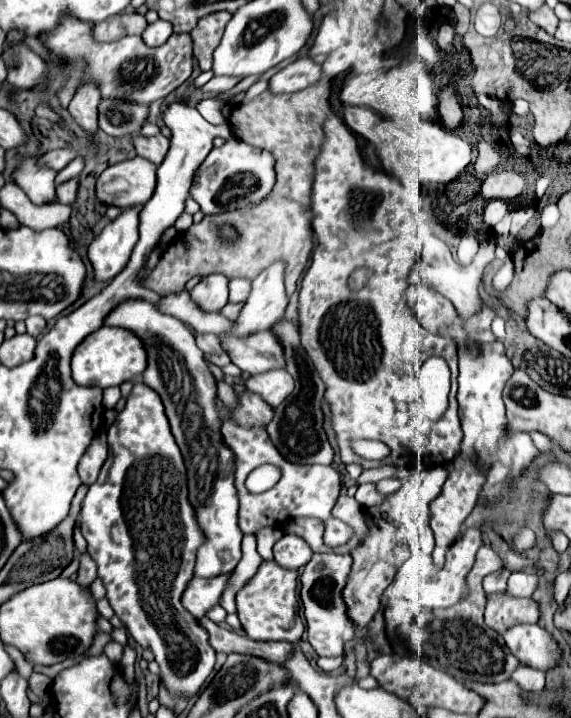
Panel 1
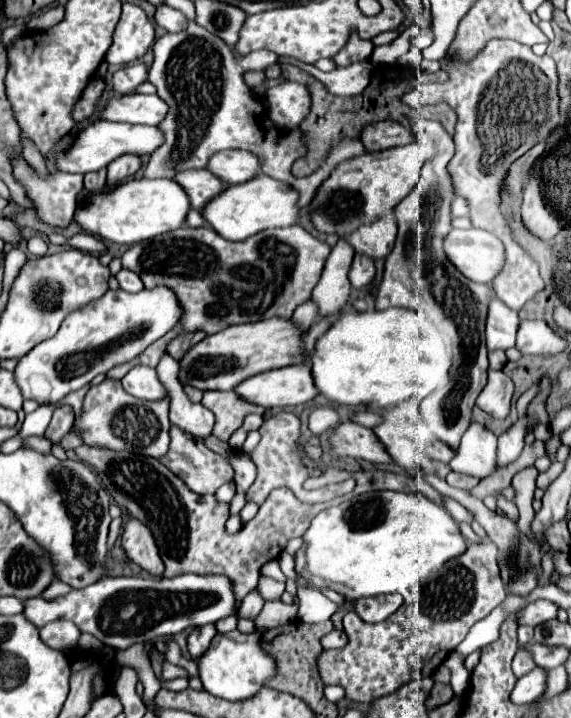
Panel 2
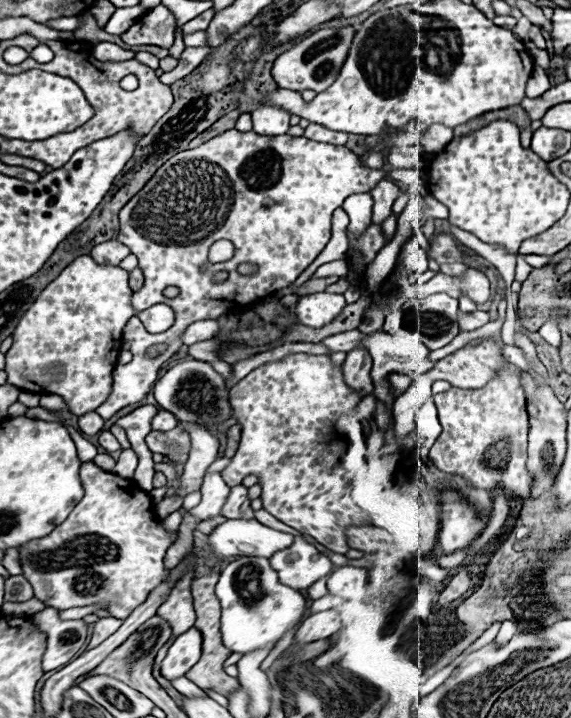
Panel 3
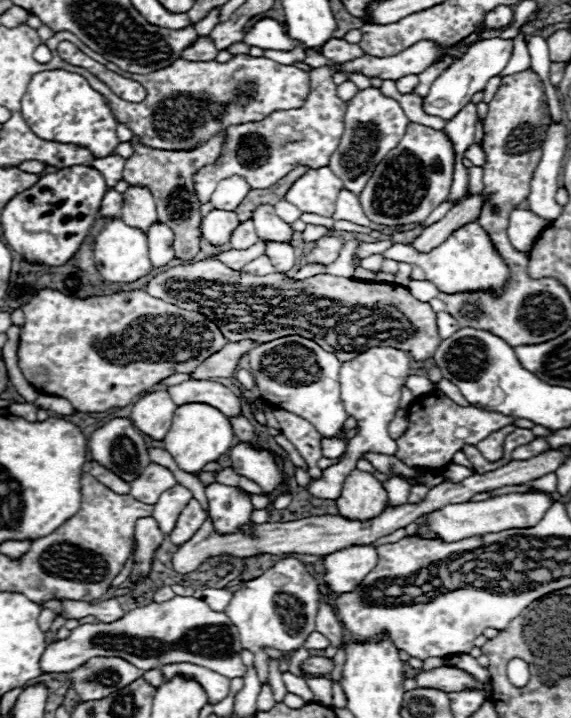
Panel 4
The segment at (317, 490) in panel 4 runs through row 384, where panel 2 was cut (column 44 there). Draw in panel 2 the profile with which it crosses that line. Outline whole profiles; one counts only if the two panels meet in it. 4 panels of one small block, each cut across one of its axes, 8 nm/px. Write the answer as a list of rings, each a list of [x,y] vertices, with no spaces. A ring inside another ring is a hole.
[[[168,286],[144,288],[138,294],[128,294],[120,288],[108,290],[102,298],[70,312],[56,336],[40,342],[18,360],[14,374],[22,396],[26,400],[36,400],[38,404],[62,400],[66,394],[86,386],[94,376],[134,360],[150,344],[170,332],[180,316],[182,306]]]

